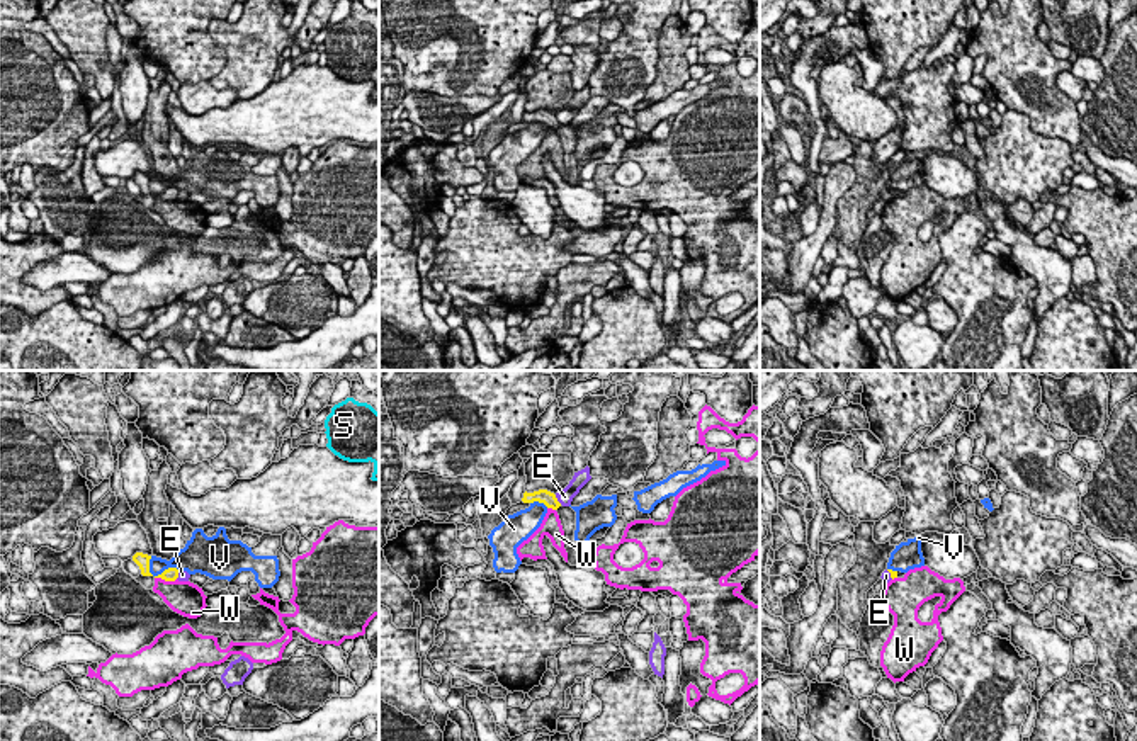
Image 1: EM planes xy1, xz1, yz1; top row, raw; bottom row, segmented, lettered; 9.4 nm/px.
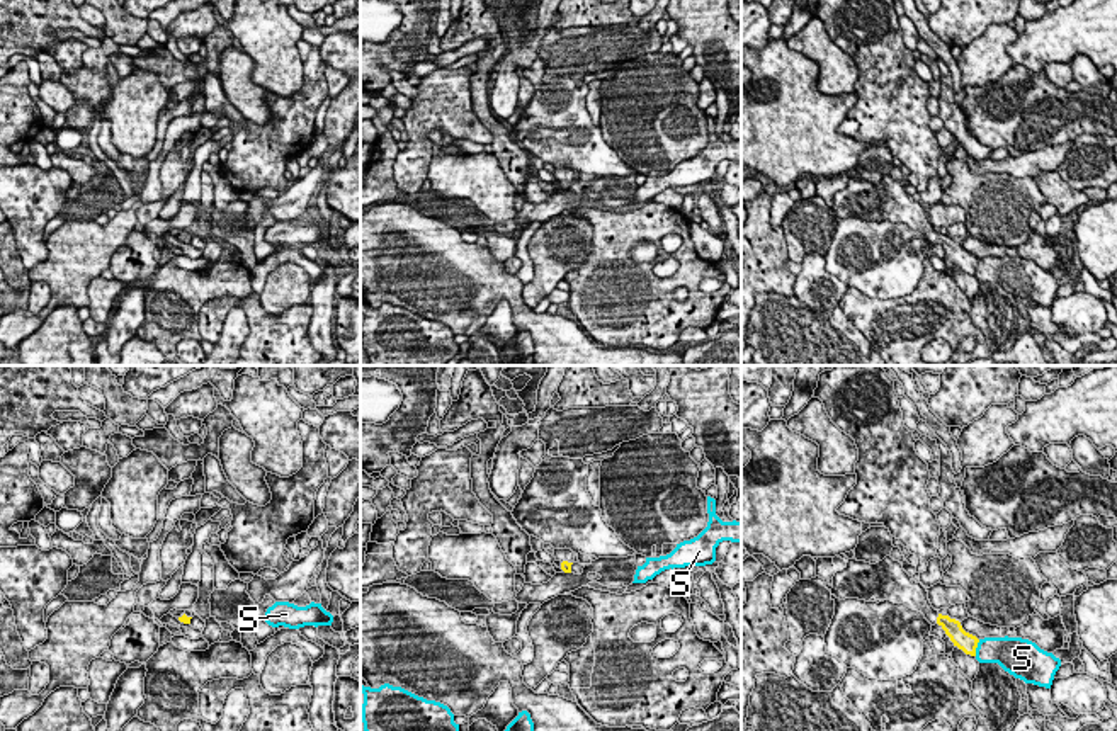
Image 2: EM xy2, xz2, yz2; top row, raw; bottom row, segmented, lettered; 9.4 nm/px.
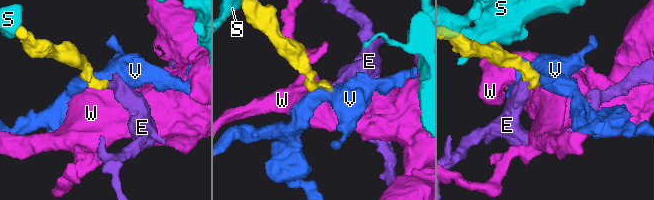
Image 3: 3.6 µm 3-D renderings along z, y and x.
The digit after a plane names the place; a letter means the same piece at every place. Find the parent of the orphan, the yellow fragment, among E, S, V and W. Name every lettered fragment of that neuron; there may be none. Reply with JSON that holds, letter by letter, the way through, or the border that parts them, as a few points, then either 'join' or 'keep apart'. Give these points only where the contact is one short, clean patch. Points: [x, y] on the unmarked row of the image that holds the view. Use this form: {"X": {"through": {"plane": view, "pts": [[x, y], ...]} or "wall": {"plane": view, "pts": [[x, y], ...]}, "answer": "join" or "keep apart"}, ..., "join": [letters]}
{"E": {"wall": {"plane": "xz1", "pts": [[554, 114], [561, 123]]}, "answer": "keep apart"}, "S": {"answer": "keep apart"}, "V": {"wall": {"plane": "xy1", "pts": [[148, 179], [153, 194], [169, 187], [179, 189]]}, "answer": "keep apart"}, "W": {"wall": {"plane": "xy1", "pts": [[155, 196], [175, 199]]}, "answer": "keep apart"}, "join": []}

